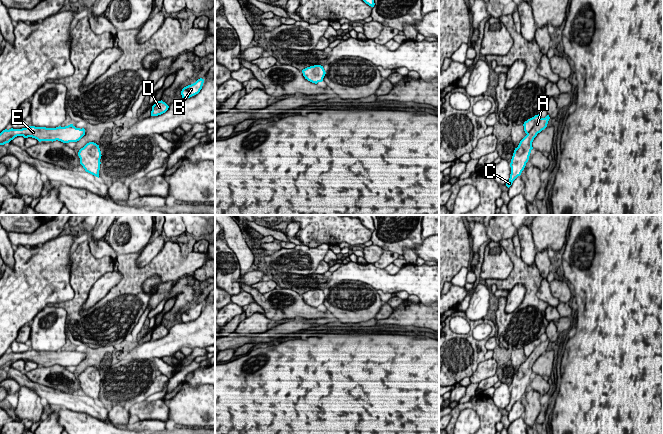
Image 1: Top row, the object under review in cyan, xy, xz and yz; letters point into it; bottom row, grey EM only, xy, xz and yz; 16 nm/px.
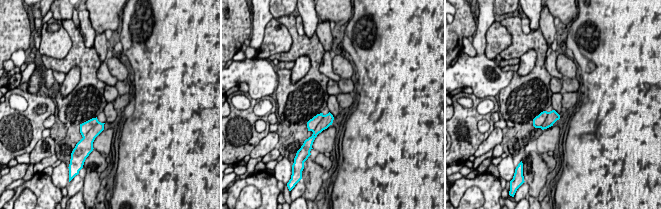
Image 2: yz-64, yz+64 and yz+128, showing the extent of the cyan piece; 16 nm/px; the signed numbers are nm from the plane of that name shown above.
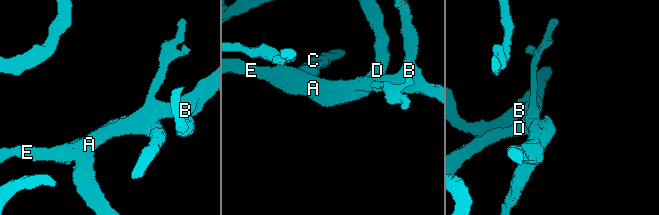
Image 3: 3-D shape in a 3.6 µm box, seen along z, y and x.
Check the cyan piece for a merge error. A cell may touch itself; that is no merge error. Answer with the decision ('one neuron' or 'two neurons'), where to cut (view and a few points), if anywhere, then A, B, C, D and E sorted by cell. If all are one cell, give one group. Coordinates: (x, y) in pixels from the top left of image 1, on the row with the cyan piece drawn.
one neuron; no cut; A B C D E

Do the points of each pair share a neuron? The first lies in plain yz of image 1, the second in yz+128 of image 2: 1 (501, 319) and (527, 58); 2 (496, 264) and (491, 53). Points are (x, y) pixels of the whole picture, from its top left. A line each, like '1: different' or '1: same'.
1: different
2: same

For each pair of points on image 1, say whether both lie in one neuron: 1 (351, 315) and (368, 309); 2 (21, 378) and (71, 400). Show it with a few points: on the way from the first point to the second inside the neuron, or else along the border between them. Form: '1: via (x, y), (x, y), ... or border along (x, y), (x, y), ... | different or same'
1: via (355, 311), (357, 309), (364, 309) | same
2: via (33, 386), (59, 400) | same

